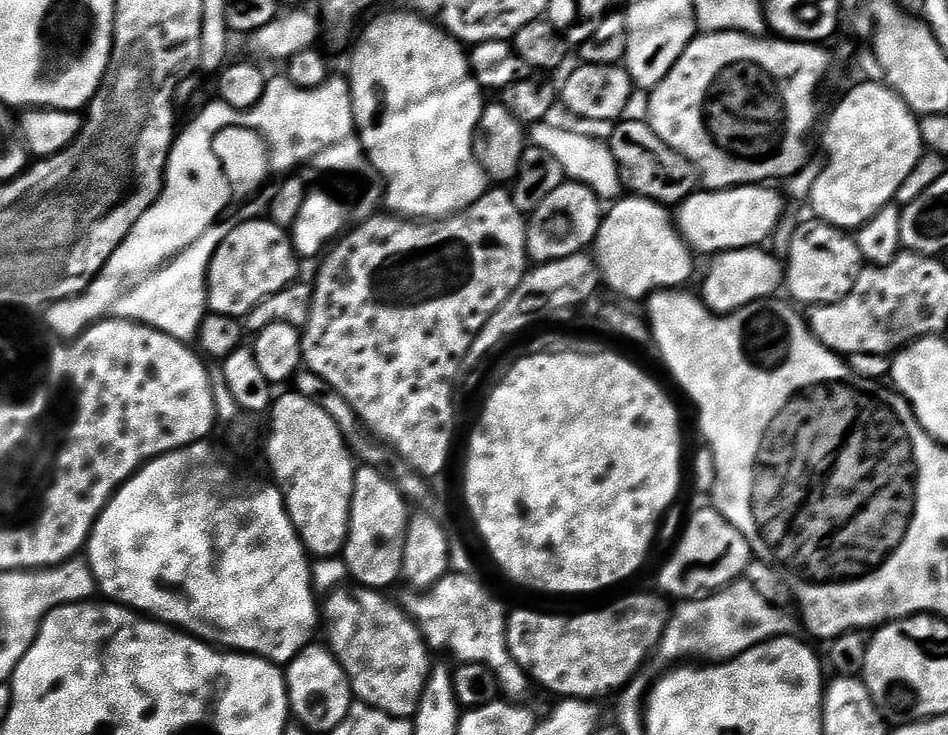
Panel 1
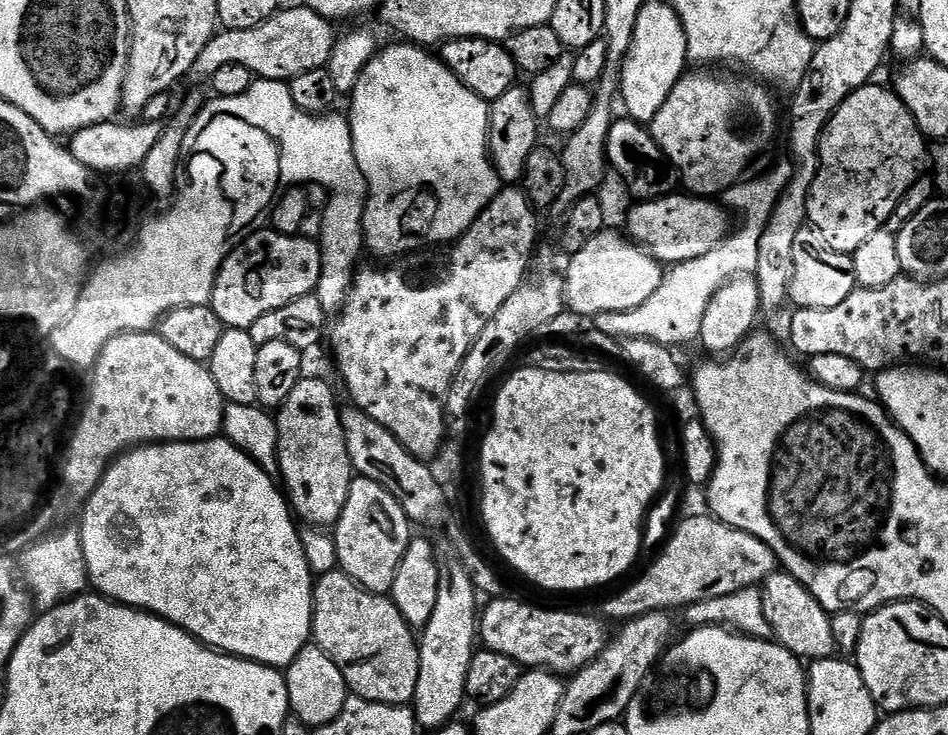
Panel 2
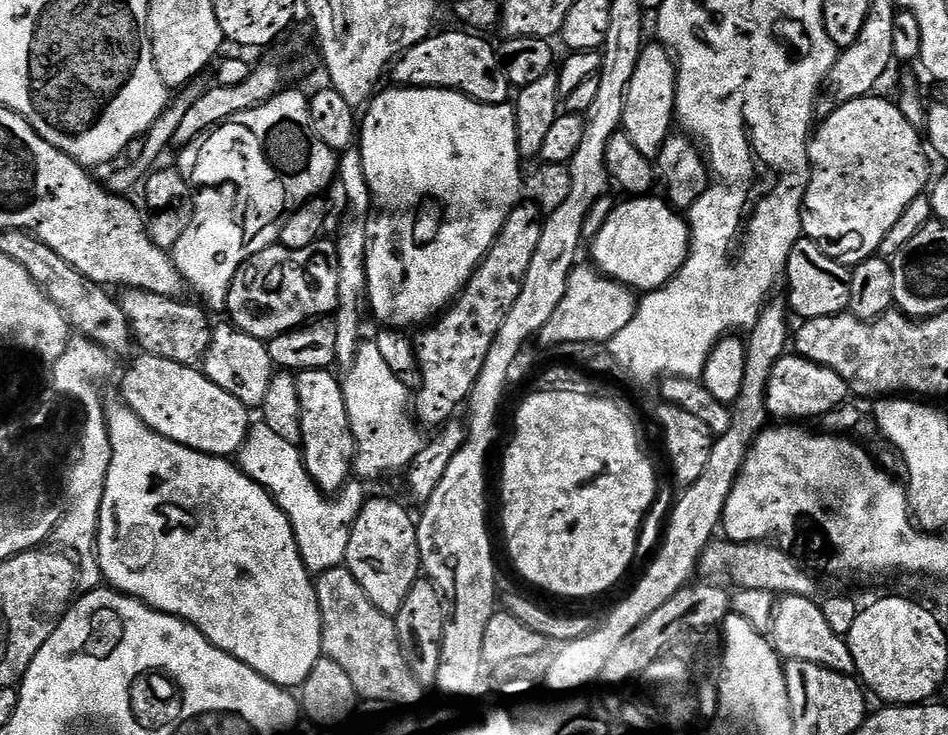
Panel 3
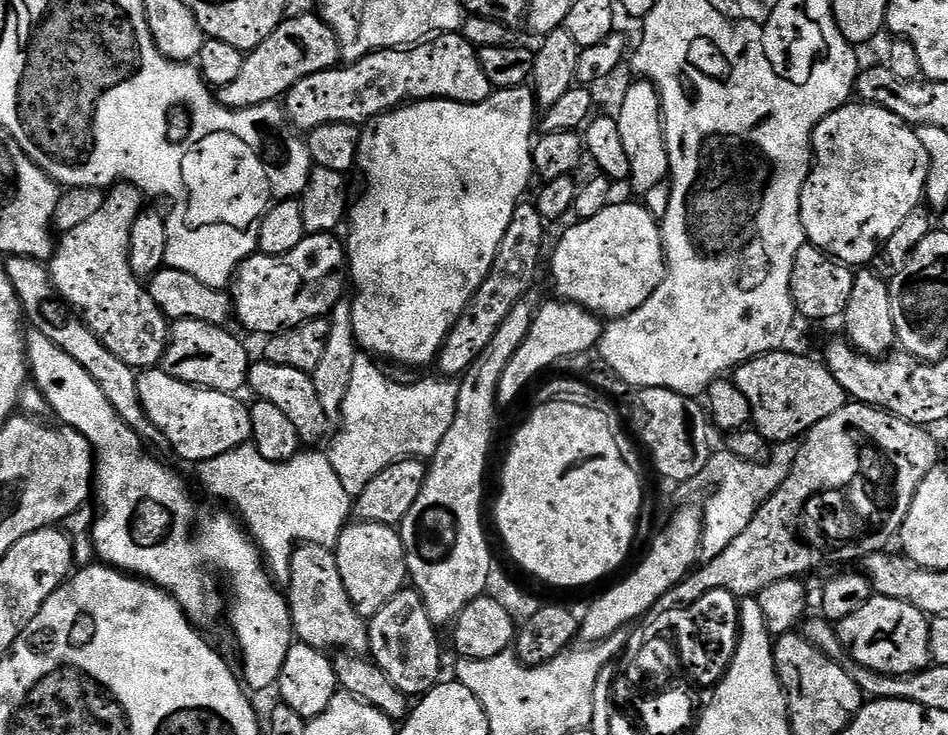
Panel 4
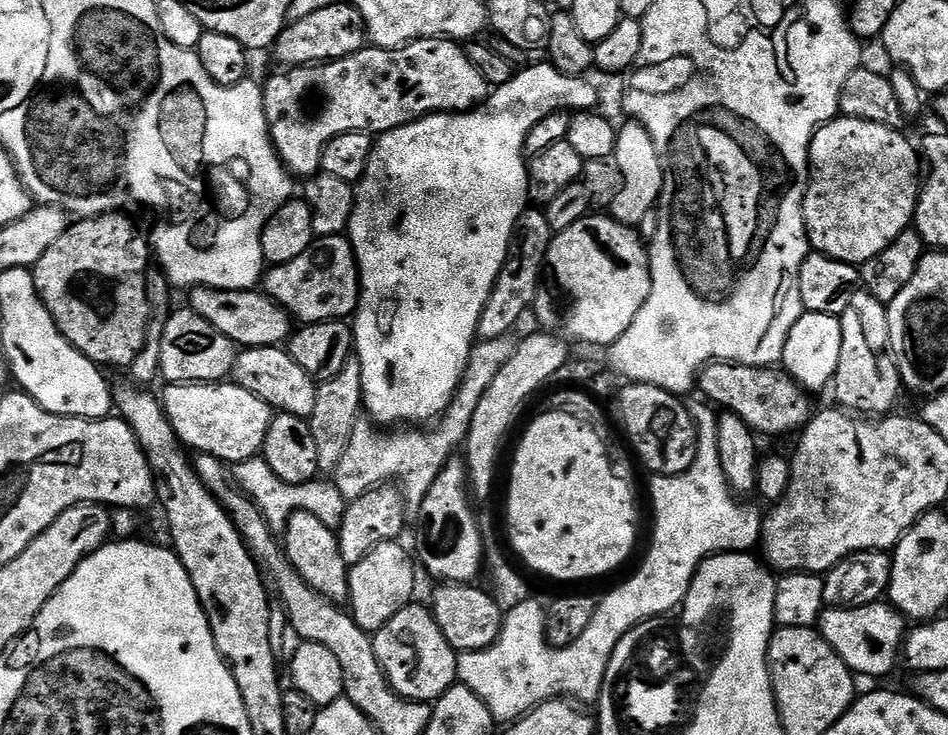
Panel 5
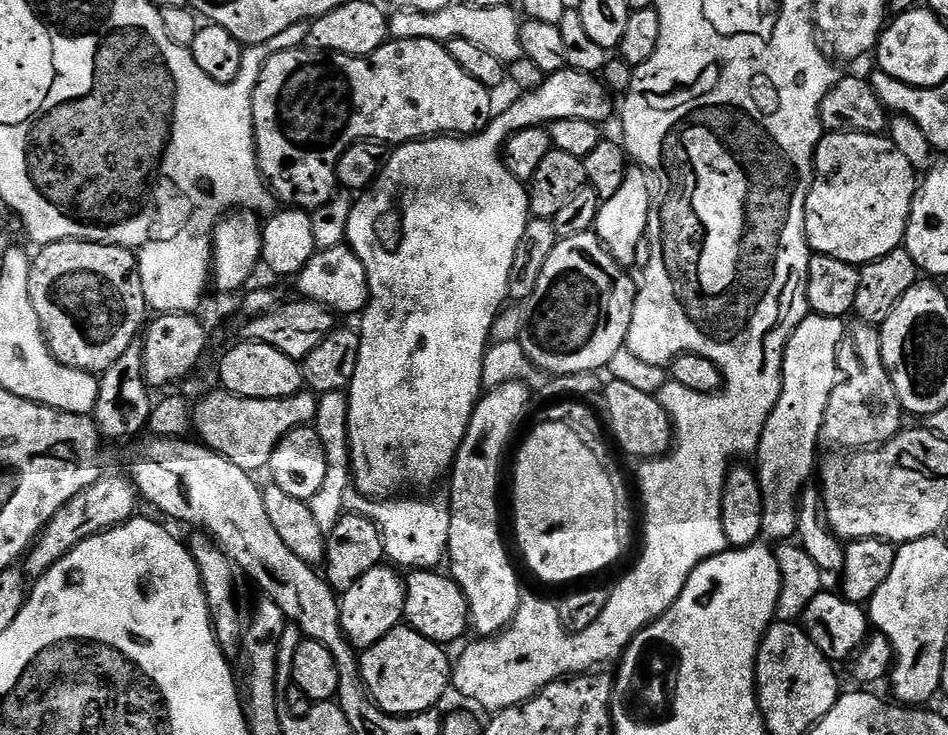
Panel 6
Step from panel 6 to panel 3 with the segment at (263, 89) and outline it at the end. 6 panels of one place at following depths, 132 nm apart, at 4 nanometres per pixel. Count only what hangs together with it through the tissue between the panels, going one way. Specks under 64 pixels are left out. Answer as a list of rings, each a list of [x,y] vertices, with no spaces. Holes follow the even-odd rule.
[[[471,30],[440,32],[410,46],[390,65],[391,83],[396,86],[427,86],[449,88],[483,104],[507,104],[510,85],[495,47],[487,44],[483,35]]]

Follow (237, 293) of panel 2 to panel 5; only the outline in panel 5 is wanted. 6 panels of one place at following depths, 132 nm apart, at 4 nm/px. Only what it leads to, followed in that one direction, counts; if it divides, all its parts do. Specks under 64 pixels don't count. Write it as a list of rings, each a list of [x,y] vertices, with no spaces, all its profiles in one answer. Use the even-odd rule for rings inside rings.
[[[344,234],[313,239],[311,246],[302,254],[298,254],[294,262],[269,267],[263,277],[262,288],[301,325],[317,324],[323,320],[344,320],[351,317],[360,302],[360,269],[356,267],[352,241]]]

